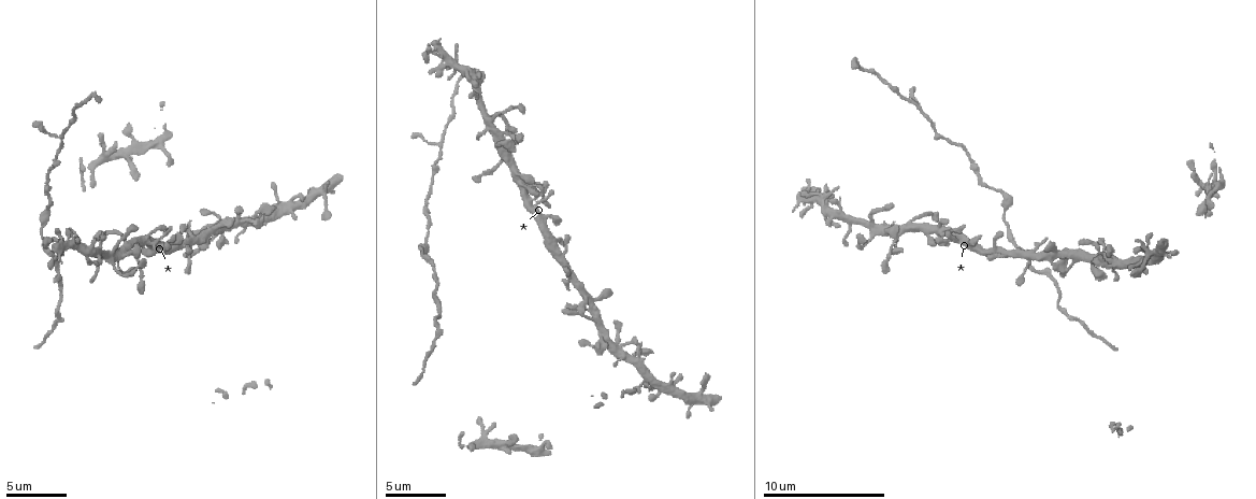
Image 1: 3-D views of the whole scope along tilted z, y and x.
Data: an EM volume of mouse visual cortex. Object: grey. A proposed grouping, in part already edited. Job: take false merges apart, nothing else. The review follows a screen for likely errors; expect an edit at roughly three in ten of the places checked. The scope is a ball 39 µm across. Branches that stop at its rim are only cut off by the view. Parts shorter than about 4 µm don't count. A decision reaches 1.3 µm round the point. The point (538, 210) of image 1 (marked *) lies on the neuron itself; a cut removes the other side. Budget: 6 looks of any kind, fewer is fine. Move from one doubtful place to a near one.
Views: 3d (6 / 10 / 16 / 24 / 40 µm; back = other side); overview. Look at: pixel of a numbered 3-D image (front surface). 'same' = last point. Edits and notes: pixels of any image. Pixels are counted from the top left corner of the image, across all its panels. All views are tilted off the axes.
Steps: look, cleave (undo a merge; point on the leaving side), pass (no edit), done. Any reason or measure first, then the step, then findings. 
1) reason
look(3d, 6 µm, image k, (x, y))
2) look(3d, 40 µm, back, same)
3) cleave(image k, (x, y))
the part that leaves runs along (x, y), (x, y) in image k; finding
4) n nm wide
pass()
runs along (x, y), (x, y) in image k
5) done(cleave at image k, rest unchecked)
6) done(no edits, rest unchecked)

three-way junction
look(3d, 16 µm, image 1, (915, 218))

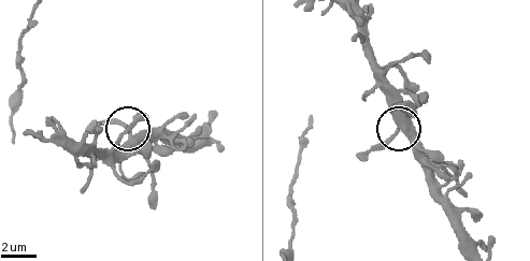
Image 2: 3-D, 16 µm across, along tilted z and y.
look(3d, 6 µm, same)

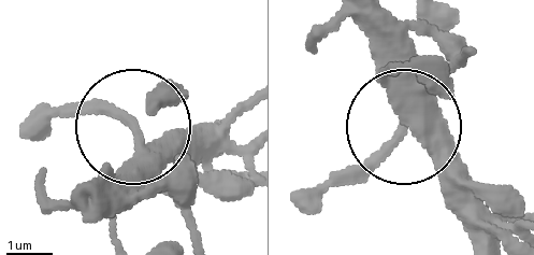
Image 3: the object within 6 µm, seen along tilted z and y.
3 arms
pass()
continuous, no second neuron

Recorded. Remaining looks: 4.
sudden change in width
look(3d, 10 µm, image 1, (543, 234))

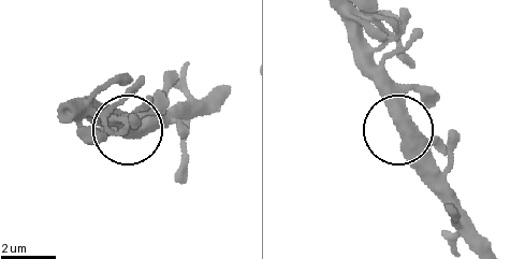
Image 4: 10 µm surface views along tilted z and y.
look(3d, 10 µm, back, image 4, (400, 127))

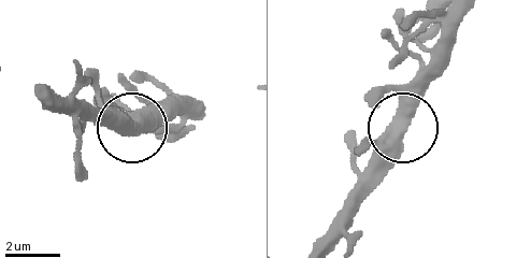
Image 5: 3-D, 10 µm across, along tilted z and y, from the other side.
pass()
runs along (415, 77), (415, 102), (399, 145), (348, 198) in image 5; continuous, no second neuron

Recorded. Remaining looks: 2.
two arms in line, one across
look(3d, 10 µm, image 1, (278, 199))

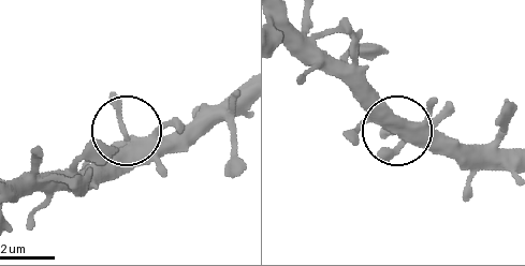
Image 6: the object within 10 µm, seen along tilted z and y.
look(3d, 10 µm, back, image 6, (125, 133))

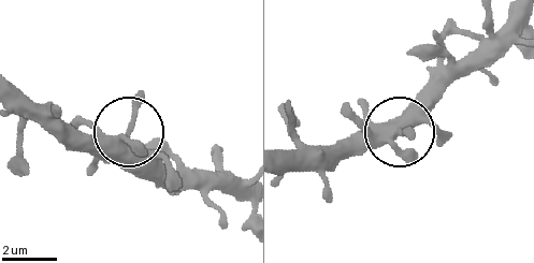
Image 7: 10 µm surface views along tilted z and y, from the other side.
3 arms
pass()
all the same neuron

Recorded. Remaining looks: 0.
done(no edits, rest unchecked)

